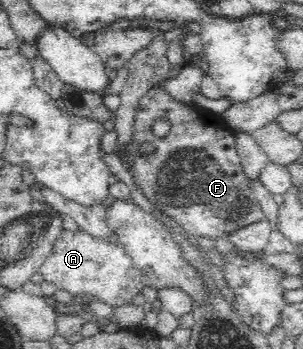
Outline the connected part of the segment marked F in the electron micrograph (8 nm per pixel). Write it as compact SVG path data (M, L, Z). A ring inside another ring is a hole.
M161 85L155 86L139 100L132 138L127 147L132 159L134 181L160 213L174 219L191 236L213 240L225 237L231 231L266 219L259 200L249 188L250 179L245 175L235 140L233 128L226 125L221 115L197 104L189 107L187 103L175 101ZM154 117L166 117L169 120L170 130L164 137L157 137L151 131ZM145 141L149 141L156 150L150 156L143 157L139 145Z

